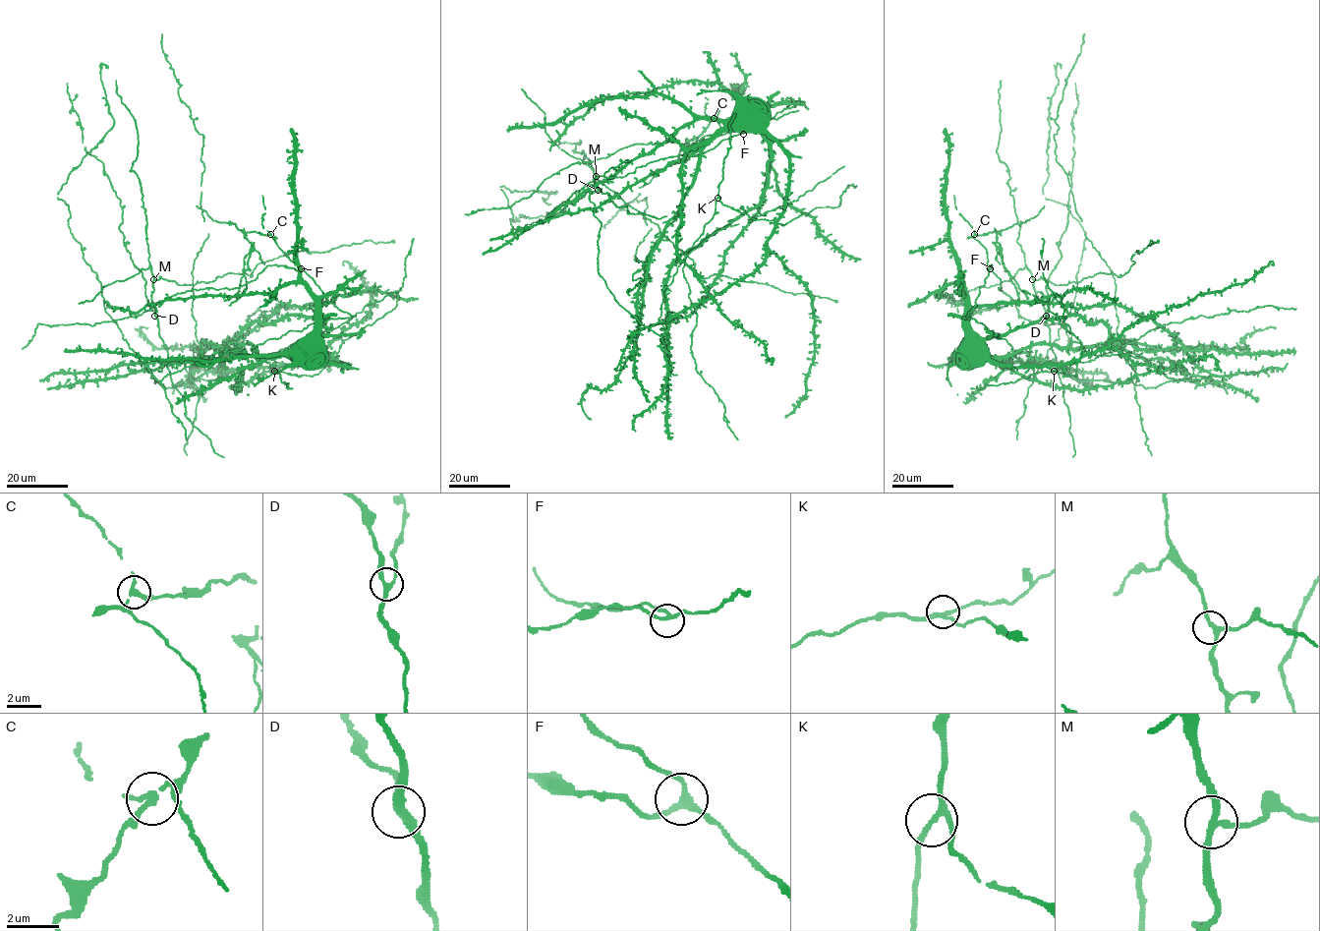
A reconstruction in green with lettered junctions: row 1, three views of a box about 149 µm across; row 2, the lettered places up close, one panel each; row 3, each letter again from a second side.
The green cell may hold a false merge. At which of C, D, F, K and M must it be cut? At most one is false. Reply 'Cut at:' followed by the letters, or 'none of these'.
Cut at: C

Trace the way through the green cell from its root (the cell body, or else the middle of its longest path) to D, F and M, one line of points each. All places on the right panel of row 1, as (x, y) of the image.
D: (975, 355), (1000, 357), (1027, 353), (1043, 361), (1056, 363), (1046, 316)
F: (975, 355), (1005, 357), (1012, 352), (1005, 339), (998, 338), (974, 319), (964, 318), (976, 305), (990, 268)
M: (975, 355), (1027, 353), (1043, 361), (1056, 362), (1045, 309), (1032, 279)

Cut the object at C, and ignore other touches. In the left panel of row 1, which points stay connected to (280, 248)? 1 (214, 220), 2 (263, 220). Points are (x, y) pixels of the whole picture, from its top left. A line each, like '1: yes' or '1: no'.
1: no
2: yes

